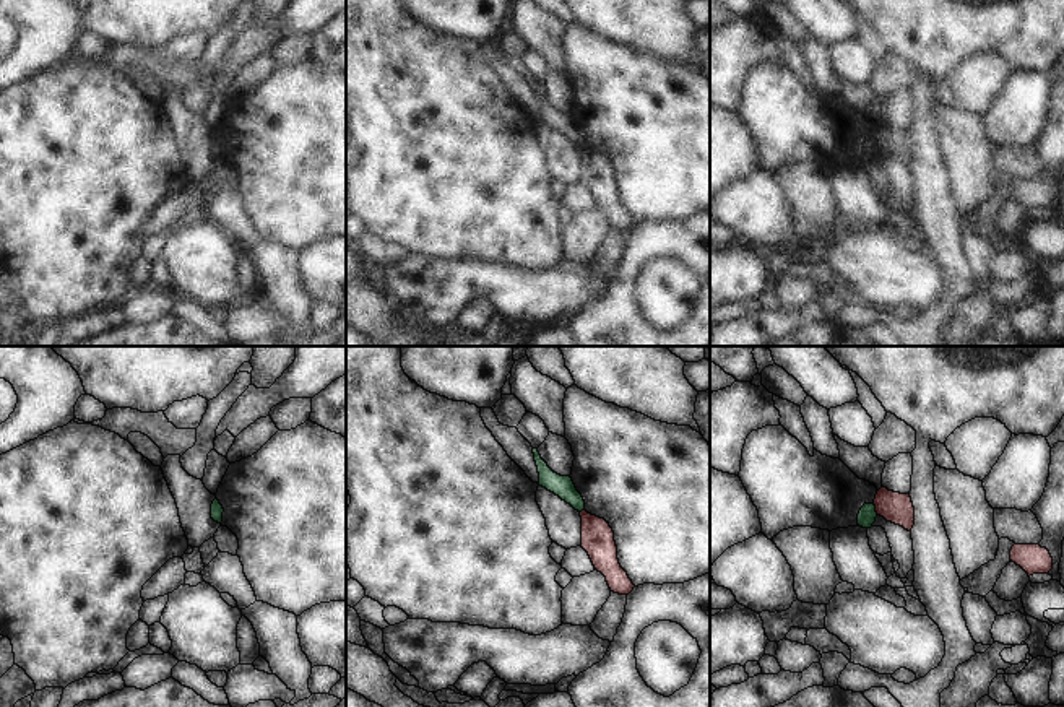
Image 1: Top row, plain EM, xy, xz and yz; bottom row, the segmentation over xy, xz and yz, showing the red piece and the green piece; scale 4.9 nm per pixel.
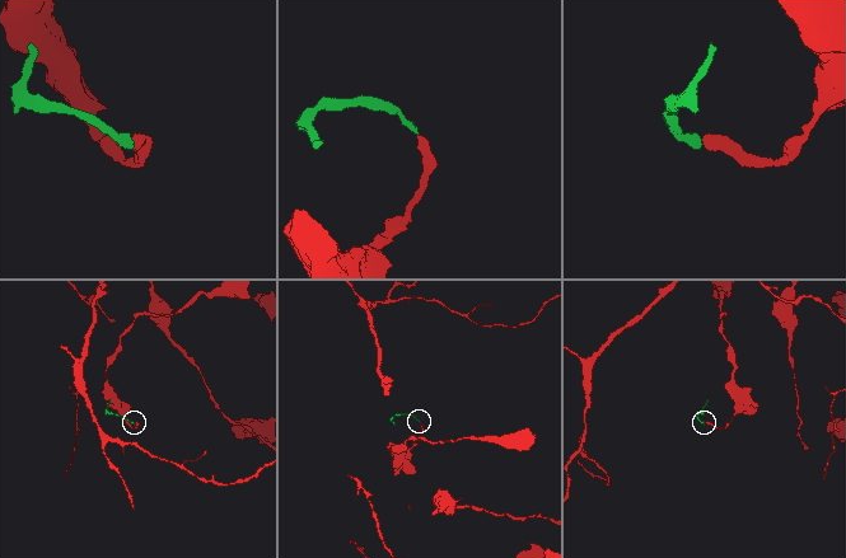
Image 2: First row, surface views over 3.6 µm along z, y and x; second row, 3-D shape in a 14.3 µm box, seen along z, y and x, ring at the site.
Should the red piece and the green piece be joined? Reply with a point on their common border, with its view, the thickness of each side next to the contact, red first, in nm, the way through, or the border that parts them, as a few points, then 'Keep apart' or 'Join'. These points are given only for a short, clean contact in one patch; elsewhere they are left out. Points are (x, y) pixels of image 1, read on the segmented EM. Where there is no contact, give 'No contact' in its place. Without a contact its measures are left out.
Touches red at yz (876, 509). Thickness 150 nm (red) against 90 nm. Boundary: yz (873, 504), (878, 514). Keep apart.

